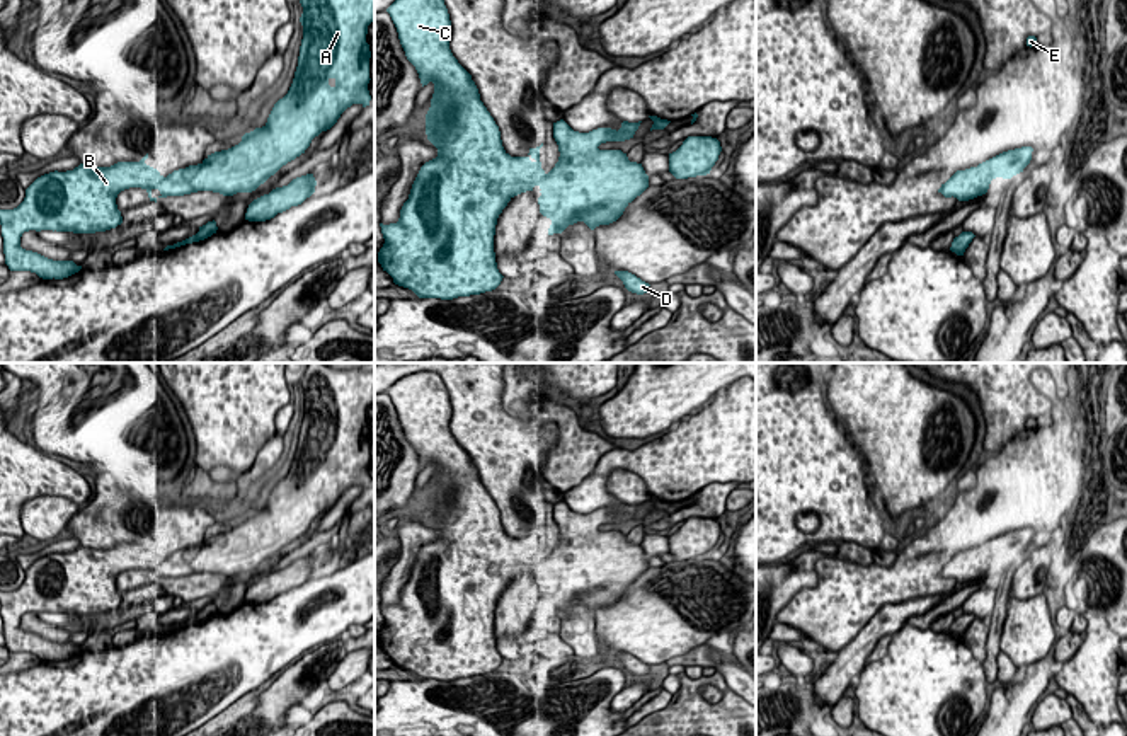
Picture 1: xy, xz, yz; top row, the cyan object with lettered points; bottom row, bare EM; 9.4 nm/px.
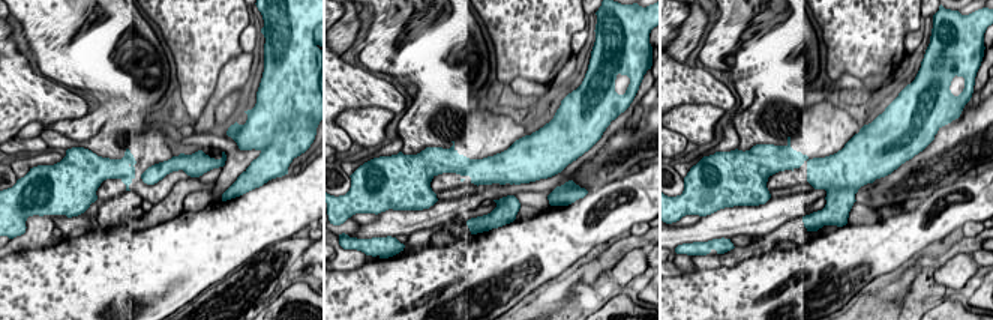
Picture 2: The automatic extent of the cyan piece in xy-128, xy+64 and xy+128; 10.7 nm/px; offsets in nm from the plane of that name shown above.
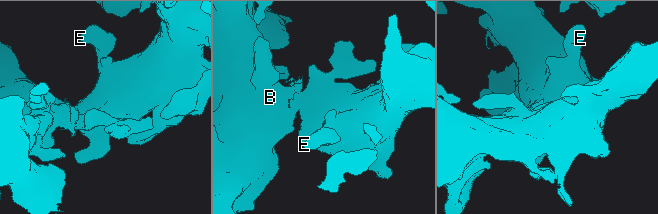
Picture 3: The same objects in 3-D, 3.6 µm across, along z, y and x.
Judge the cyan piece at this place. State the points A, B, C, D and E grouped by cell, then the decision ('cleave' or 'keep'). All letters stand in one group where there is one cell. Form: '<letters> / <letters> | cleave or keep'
A B C D E | keep

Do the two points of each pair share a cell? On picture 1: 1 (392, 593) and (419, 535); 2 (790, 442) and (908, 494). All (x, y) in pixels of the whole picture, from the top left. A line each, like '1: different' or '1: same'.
1: same
2: different

